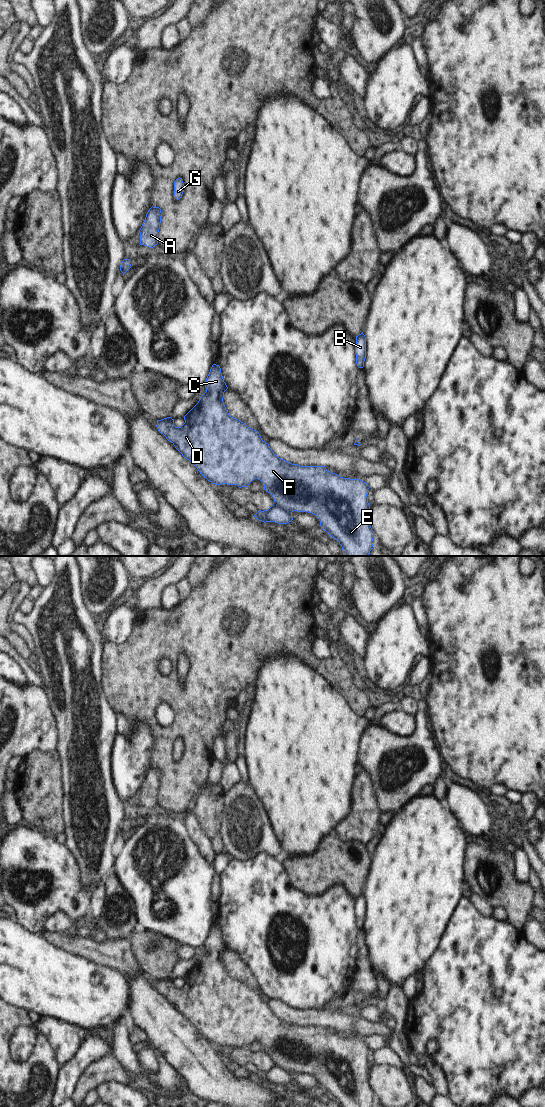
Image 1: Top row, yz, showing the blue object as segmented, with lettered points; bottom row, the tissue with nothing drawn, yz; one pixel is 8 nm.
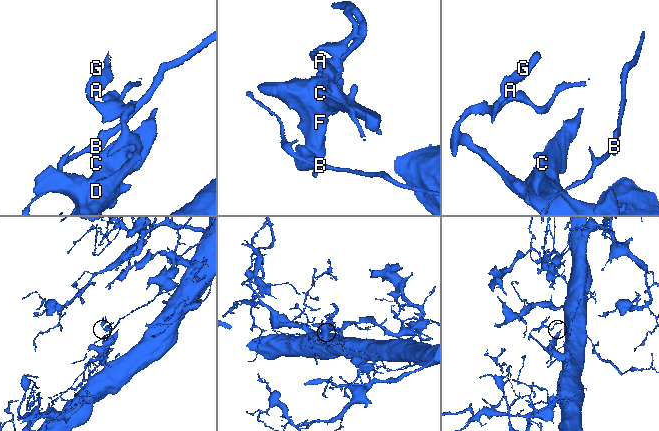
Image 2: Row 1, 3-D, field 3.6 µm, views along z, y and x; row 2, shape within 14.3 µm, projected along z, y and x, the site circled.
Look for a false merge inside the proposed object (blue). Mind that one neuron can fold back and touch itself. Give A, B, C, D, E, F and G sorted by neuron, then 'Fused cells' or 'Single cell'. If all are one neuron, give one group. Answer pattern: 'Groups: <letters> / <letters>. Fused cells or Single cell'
Groups: A B C D E F G. Single cell

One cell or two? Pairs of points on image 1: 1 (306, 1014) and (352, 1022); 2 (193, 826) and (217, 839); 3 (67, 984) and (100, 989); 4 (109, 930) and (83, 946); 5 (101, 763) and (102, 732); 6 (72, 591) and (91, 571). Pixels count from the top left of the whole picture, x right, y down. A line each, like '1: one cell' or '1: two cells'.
1: one cell
2: two cells
3: one cell
4: two cells
5: one cell
6: two cells

